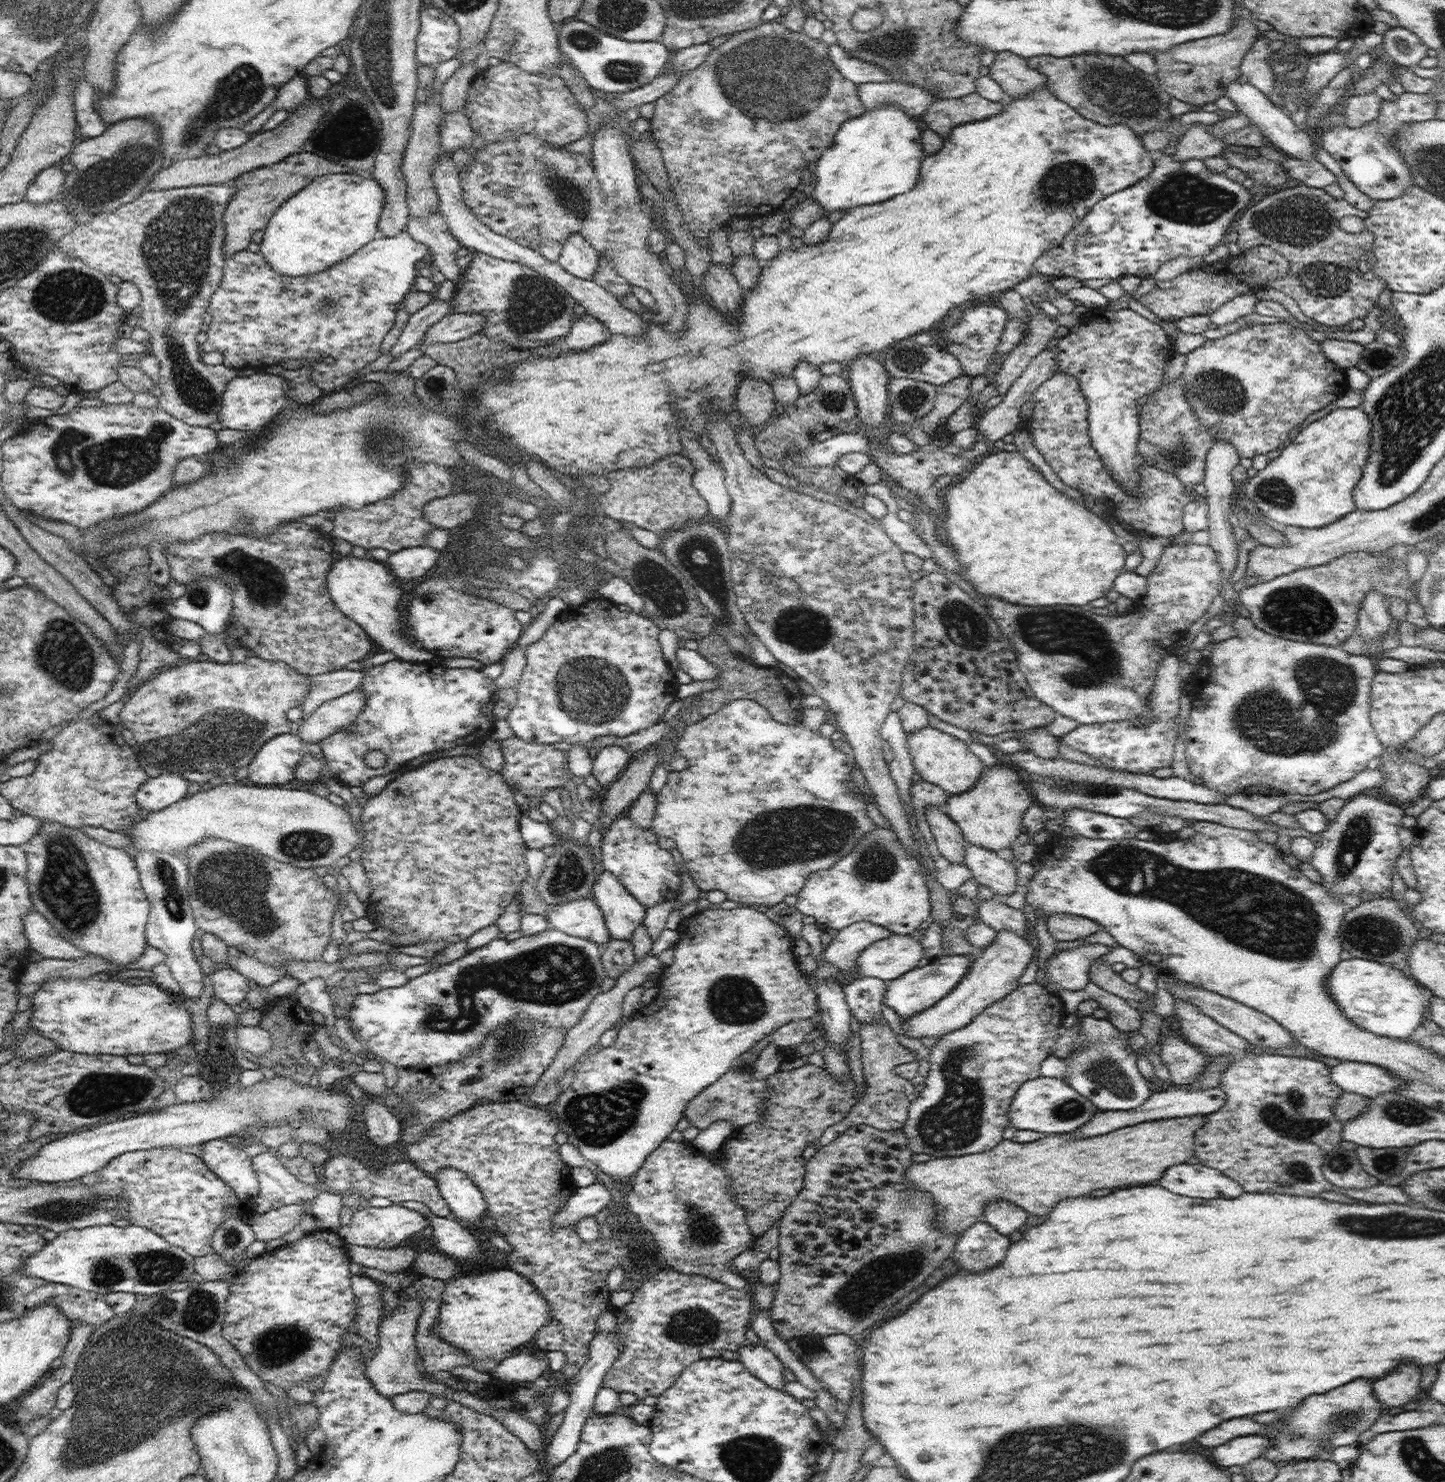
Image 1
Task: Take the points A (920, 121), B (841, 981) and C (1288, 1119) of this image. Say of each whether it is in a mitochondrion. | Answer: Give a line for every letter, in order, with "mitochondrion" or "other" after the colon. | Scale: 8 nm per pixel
A: other
B: other
C: mitochondrion

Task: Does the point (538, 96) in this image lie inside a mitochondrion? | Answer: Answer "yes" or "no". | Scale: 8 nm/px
no

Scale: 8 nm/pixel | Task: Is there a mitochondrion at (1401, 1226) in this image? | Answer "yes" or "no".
yes

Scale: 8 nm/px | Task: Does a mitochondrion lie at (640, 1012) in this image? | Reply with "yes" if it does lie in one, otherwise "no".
no

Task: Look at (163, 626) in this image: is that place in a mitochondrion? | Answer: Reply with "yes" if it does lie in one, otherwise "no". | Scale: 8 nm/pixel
no

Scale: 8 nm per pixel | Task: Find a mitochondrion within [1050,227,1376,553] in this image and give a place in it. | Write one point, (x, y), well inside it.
(1217, 391)

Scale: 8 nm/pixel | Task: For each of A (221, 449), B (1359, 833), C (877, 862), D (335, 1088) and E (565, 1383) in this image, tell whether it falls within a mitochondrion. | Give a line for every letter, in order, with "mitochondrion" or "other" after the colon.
A: other
B: mitochondrion
C: mitochondrion
D: other
E: other

